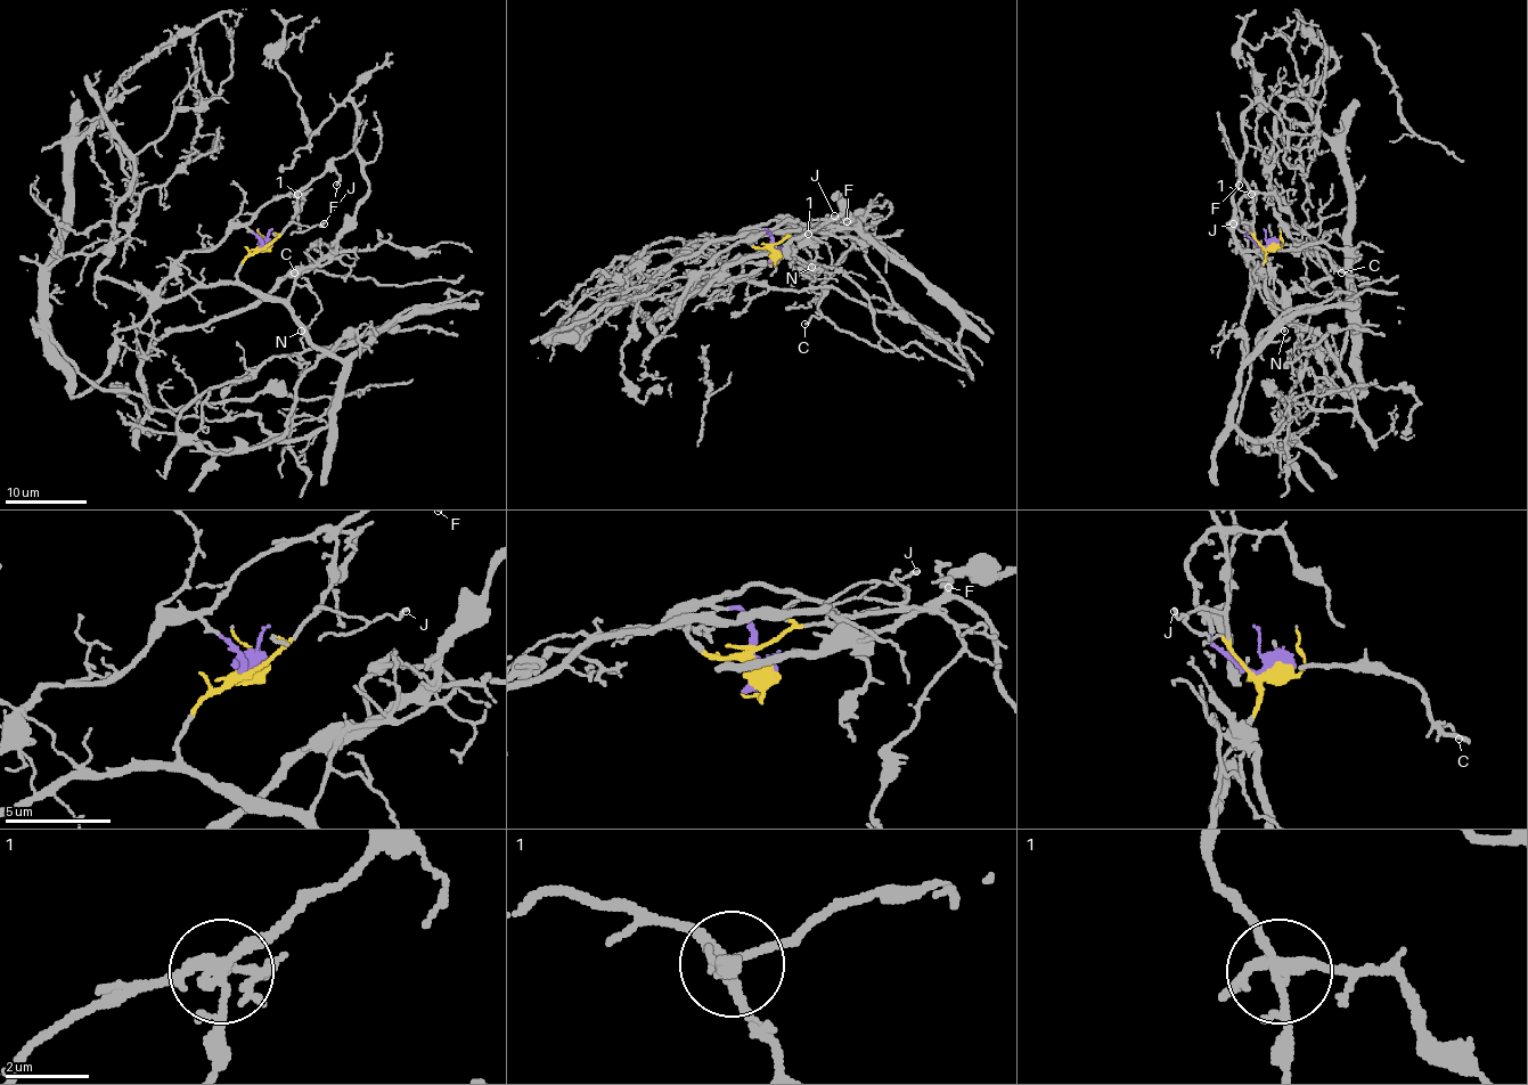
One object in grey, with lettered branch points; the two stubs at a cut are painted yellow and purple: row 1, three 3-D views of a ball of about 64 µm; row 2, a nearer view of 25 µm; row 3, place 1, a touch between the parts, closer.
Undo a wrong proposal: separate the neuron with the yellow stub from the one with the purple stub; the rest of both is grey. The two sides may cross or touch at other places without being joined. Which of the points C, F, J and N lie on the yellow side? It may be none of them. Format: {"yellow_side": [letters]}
{"yellow_side": ["C", "F", "J", "N"]}

